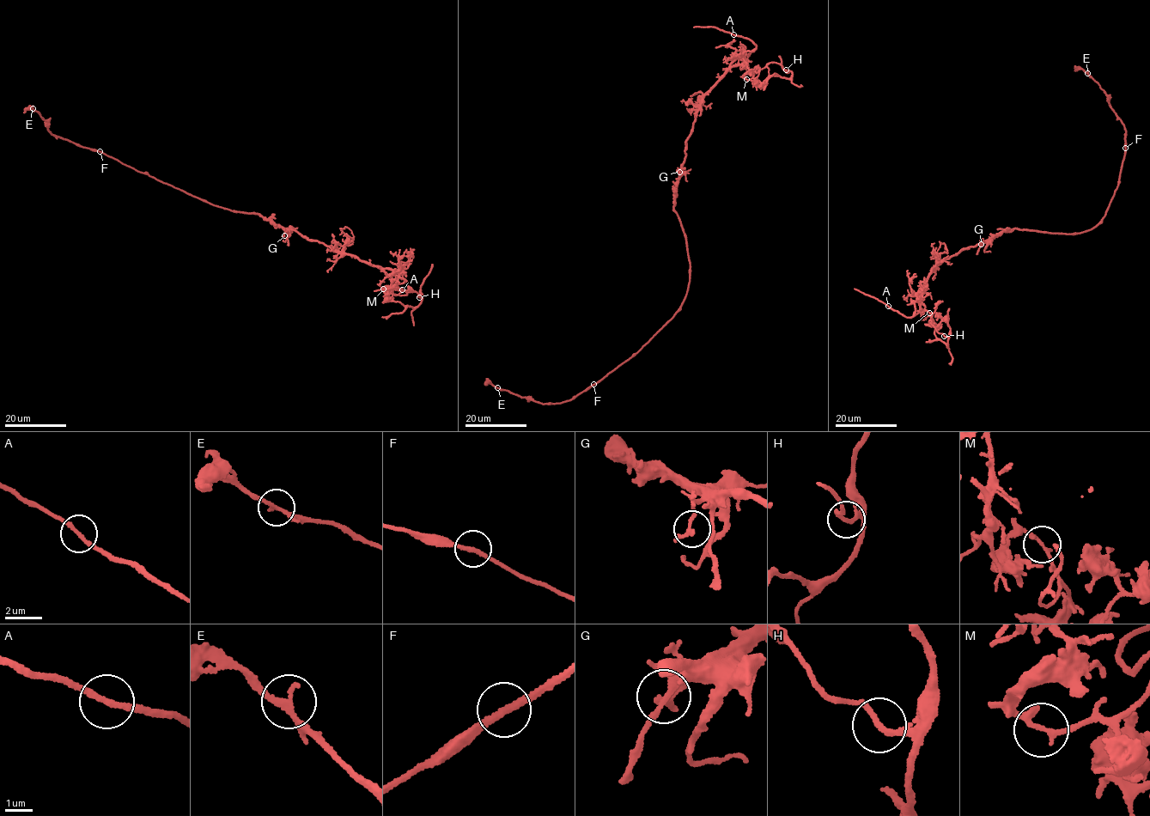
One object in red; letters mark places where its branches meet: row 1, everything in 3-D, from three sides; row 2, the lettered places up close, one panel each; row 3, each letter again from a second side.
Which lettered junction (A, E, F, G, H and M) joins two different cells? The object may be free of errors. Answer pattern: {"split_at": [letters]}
{"split_at": ["M"]}

